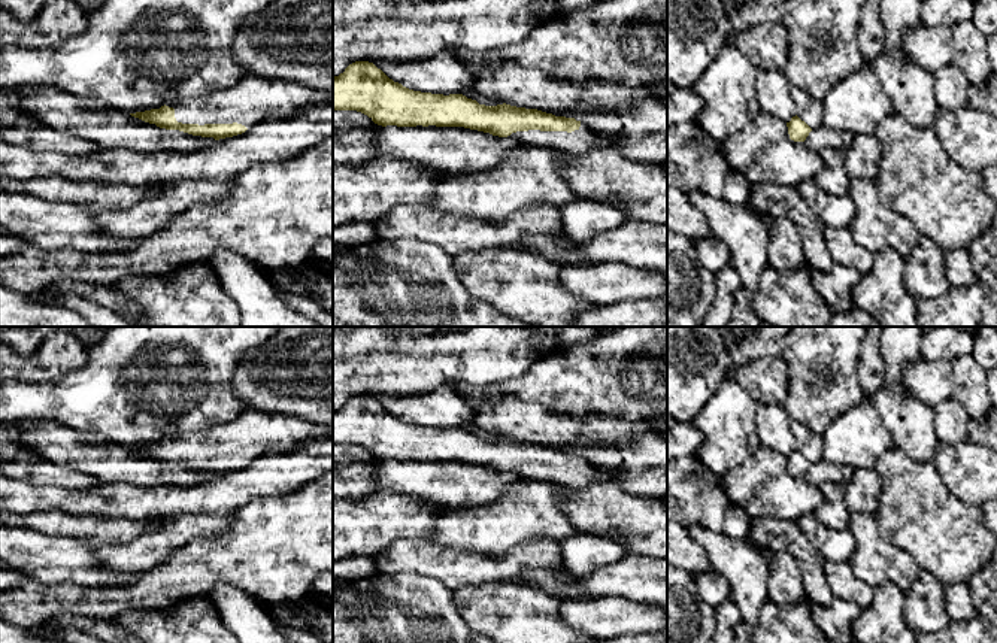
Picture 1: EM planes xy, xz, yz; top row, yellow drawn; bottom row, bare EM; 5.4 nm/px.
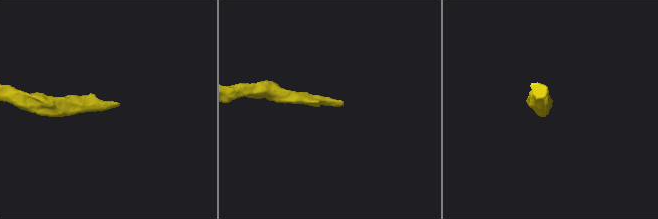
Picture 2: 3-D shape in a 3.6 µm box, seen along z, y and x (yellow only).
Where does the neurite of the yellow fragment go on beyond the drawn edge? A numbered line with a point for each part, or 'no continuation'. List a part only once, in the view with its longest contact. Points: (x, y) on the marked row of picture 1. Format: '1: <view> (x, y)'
1: xy (252, 100)

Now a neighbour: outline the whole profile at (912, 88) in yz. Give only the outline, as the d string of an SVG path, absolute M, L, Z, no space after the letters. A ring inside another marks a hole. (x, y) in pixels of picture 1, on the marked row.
M882 52L869 64L897 113L915 127L933 125L939 107L933 73L922 69L910 55L900 60Z

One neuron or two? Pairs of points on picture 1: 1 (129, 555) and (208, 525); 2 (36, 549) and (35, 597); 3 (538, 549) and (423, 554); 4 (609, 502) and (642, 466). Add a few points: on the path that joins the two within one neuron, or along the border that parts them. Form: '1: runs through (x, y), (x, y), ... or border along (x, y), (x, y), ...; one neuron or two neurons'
1: runs through (148, 549), (167, 534), (188, 527); one neuron
2: border along (29, 576), (48, 584), (69, 584); two neurons
3: runs through (509, 566), (451, 566); one neuron
4: border along (615, 481), (626, 491), (651, 497); two neurons

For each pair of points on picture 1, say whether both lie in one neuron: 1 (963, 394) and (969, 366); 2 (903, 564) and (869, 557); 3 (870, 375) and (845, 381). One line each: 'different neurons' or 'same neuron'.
1: same neuron
2: same neuron
3: different neurons

